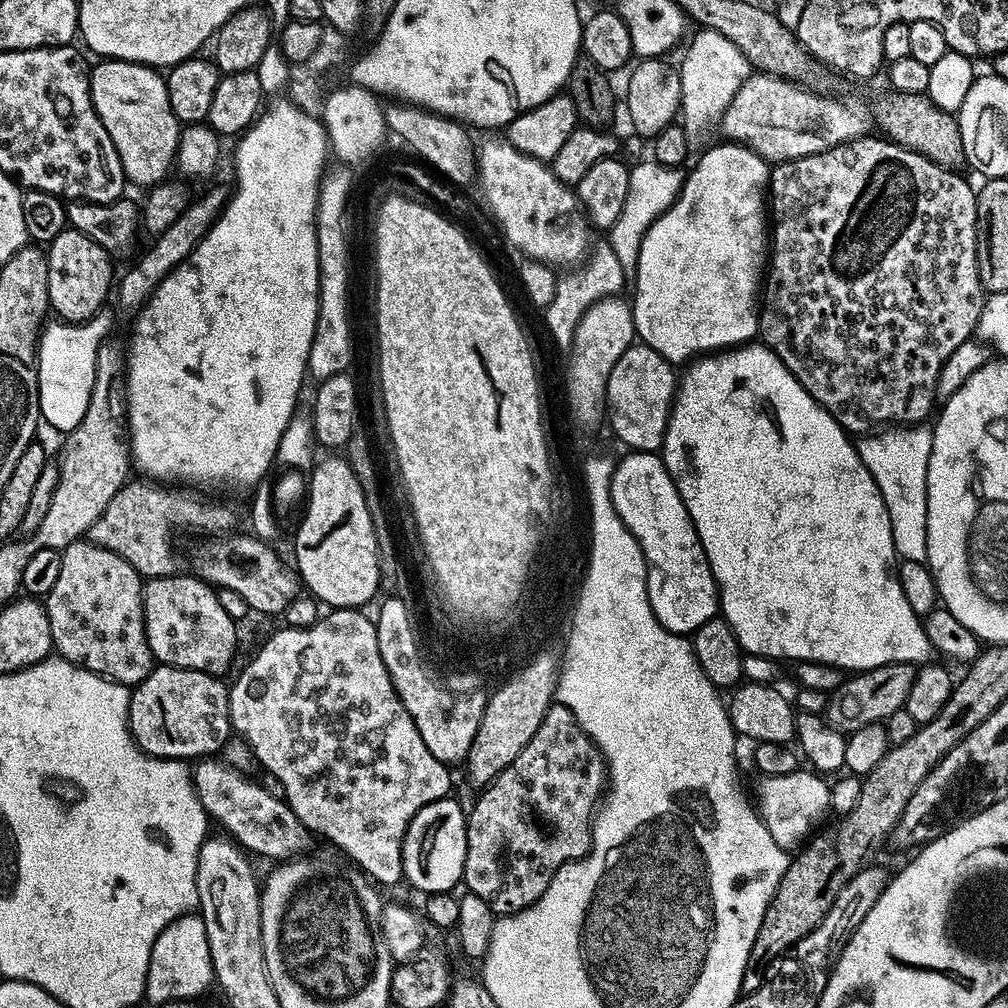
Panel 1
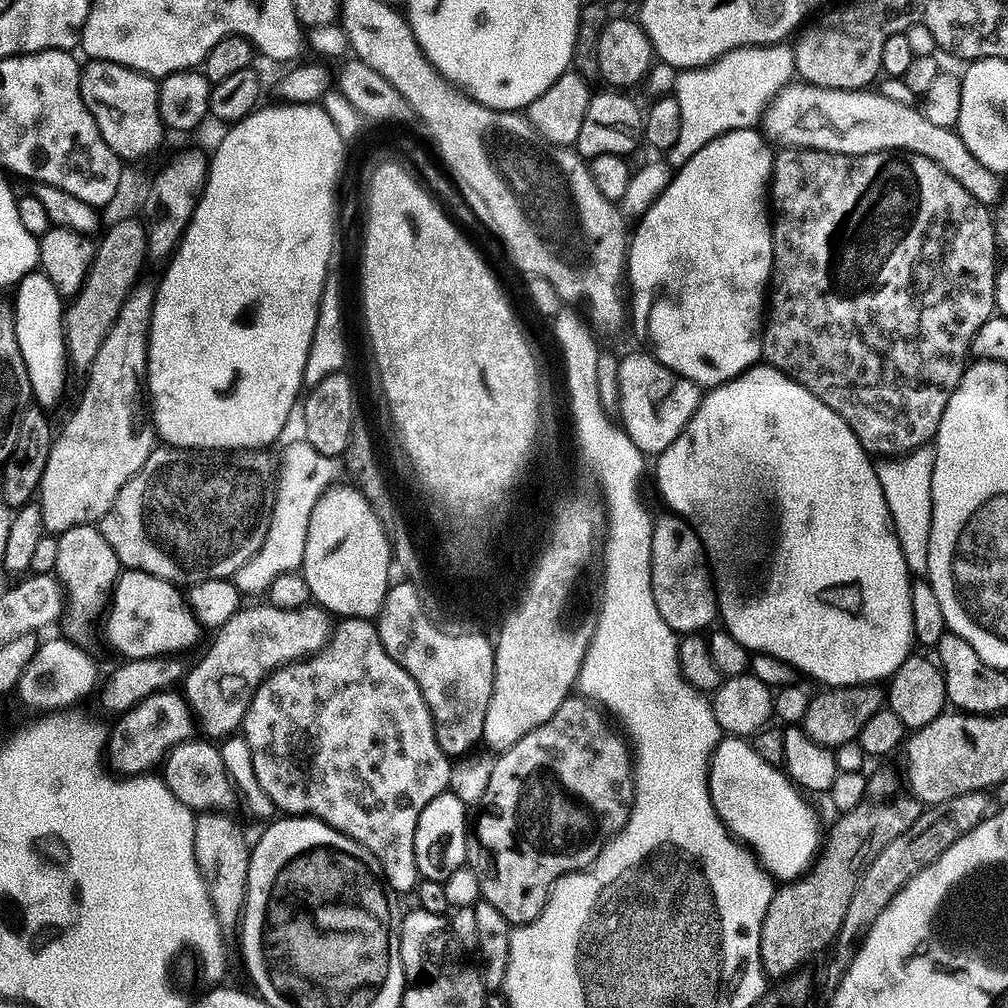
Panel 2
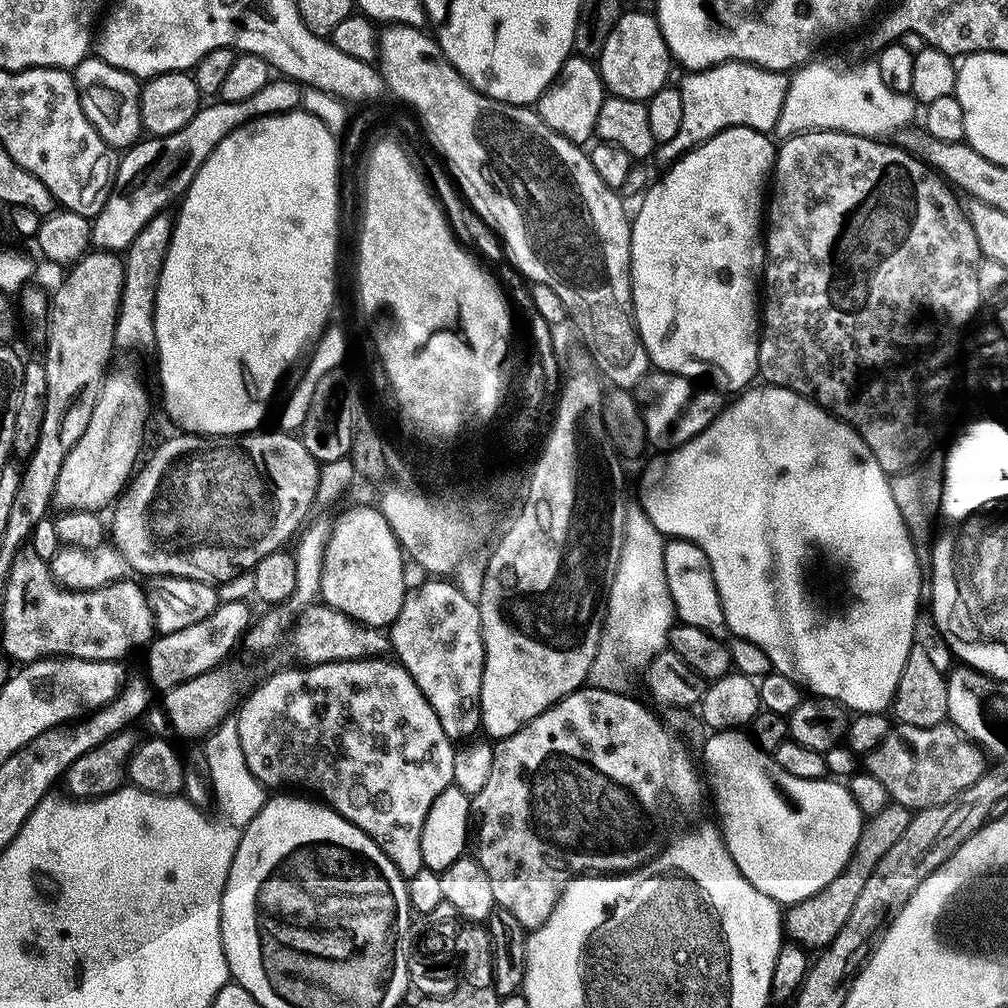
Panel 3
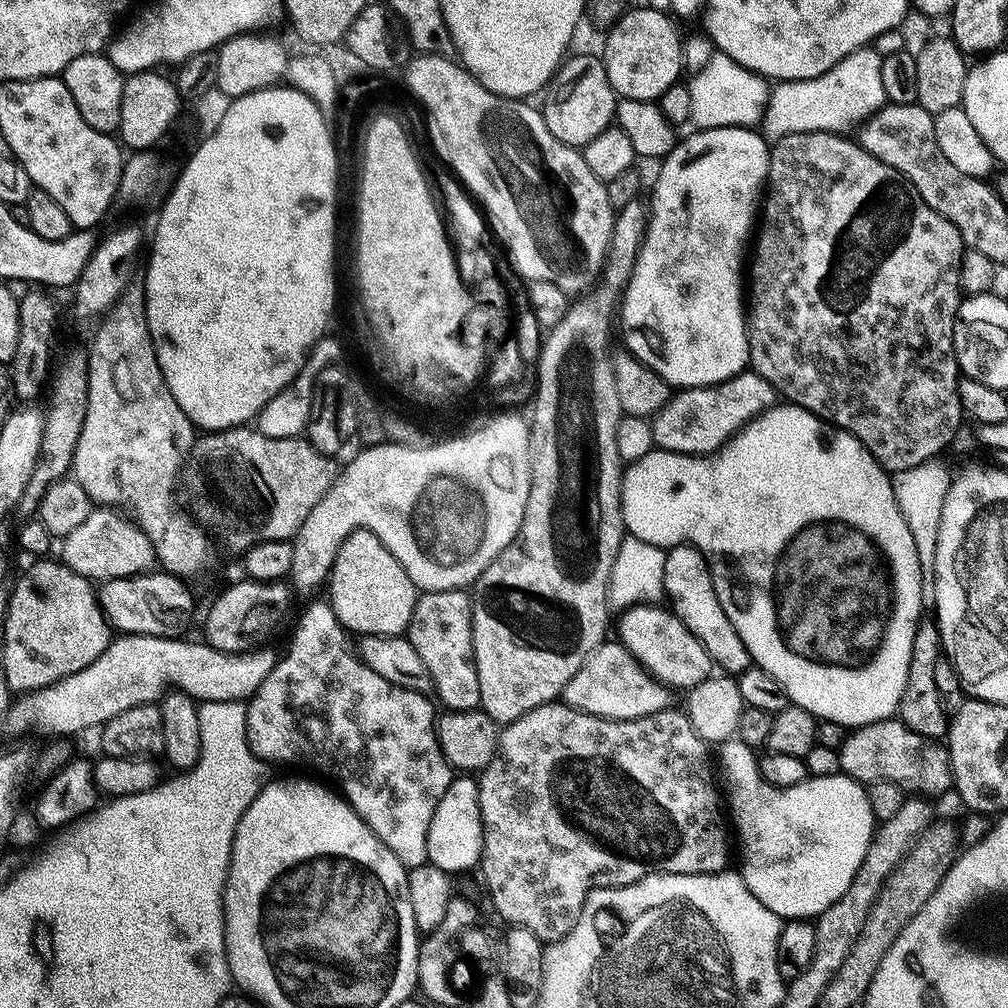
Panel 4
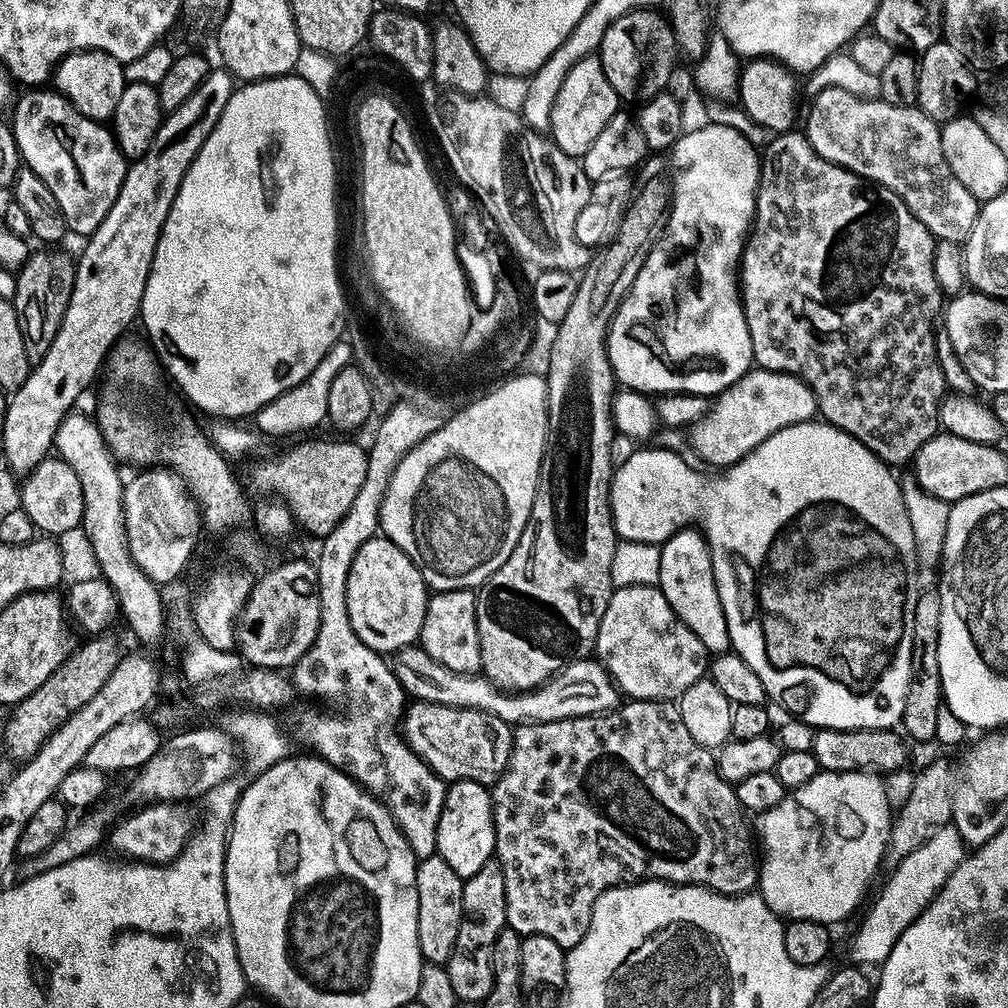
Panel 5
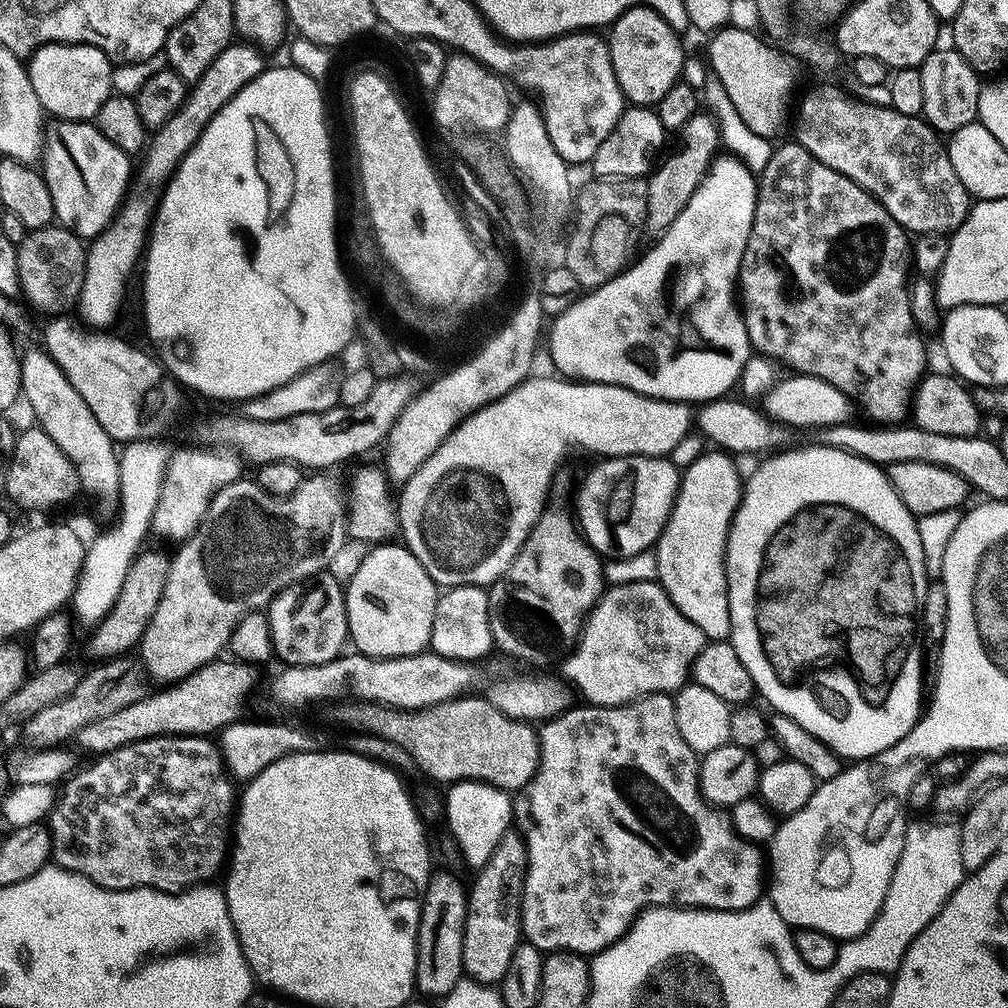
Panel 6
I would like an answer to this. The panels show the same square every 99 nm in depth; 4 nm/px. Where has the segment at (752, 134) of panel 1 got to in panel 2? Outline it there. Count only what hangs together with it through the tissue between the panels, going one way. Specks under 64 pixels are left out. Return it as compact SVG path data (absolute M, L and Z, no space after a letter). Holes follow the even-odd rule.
M793 82L778 93L768 111L762 119L762 132L773 145L781 149L808 148L811 152L833 152L839 156L869 156L875 152L909 152L918 154L922 158L930 158L950 178L954 178L962 186L962 190L968 191L978 203L985 206L999 205L1005 195L1001 173L994 170L986 170L974 154L970 154L970 146L962 142L959 131L941 126L934 126L930 119L924 116L919 107L903 105L872 90L863 92L843 92L842 90L830 90L829 88L816 88L813 84Z

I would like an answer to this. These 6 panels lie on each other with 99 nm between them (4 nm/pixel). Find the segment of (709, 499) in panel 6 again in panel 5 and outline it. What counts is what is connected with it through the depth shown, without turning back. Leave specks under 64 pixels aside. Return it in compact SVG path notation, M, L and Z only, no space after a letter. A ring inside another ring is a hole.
M696 530L677 532L662 548L662 574L658 585L666 602L694 630L694 635L706 646L713 657L726 656L733 651L730 626L722 610L718 594L718 582L714 578L714 562L708 549L708 542Z

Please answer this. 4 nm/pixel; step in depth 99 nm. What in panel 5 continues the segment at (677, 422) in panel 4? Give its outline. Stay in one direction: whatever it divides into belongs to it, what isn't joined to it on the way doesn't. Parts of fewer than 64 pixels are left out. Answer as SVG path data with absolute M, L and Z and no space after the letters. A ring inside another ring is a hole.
M753 370L747 372L734 386L711 401L702 419L692 425L692 448L700 460L705 460L712 470L727 470L762 446L774 434L790 426L811 424L817 419L816 399L808 387L793 376Z

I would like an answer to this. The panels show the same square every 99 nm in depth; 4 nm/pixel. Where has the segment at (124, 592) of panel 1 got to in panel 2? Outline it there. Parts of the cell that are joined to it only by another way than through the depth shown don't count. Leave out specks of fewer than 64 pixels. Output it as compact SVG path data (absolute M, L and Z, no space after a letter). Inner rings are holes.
M78 526L58 537L58 566L55 575L64 586L66 611L62 617L63 635L73 642L84 642L92 632L92 620L105 615L122 575L122 565L114 546L106 542L99 527Z

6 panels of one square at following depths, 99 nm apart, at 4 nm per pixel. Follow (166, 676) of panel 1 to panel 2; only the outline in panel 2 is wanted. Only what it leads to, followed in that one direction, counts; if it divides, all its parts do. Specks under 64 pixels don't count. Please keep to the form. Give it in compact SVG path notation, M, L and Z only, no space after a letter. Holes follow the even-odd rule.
M179 691L159 692L123 713L120 725L111 729L106 760L113 773L121 777L142 776L159 769L175 748L193 739L198 720L191 705Z

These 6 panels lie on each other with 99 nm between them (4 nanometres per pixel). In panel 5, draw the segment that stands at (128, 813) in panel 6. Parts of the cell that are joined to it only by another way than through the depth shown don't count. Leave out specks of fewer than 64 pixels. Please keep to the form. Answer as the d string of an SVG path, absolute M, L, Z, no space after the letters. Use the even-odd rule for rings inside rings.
M184 802L153 804L141 807L133 816L128 816L110 832L110 844L121 852L121 857L132 862L167 866L183 854L198 828L198 820L188 813L189 805Z

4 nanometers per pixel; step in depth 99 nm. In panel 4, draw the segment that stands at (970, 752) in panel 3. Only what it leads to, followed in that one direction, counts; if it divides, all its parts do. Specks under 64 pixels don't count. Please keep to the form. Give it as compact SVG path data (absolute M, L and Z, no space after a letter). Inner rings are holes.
M900 718L855 729L839 753L841 773L865 786L893 783L916 798L944 796L954 788L949 749L943 743L916 734Z

